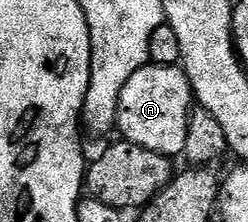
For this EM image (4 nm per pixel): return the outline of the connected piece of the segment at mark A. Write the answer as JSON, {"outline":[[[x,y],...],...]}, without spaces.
{"outline":[[[148,65],[137,69],[125,89],[121,89],[121,101],[117,109],[117,131],[126,142],[141,145],[153,153],[168,157],[182,156],[185,149],[185,133],[189,133],[189,117],[193,110],[191,82],[182,66],[157,67]]]}

